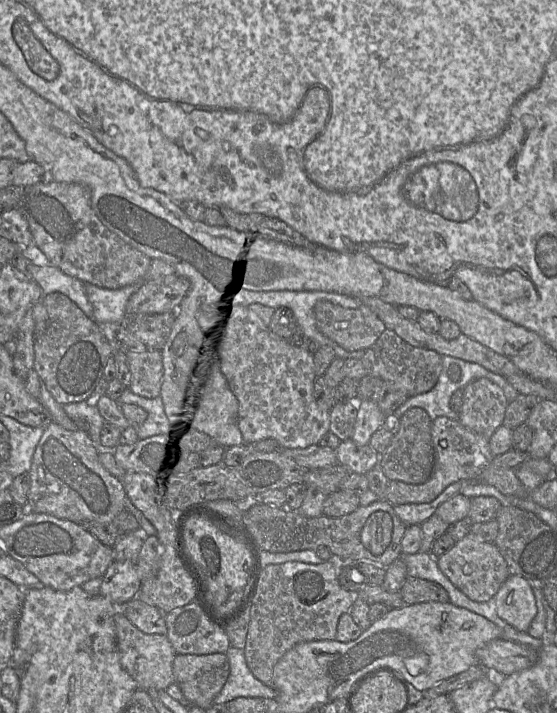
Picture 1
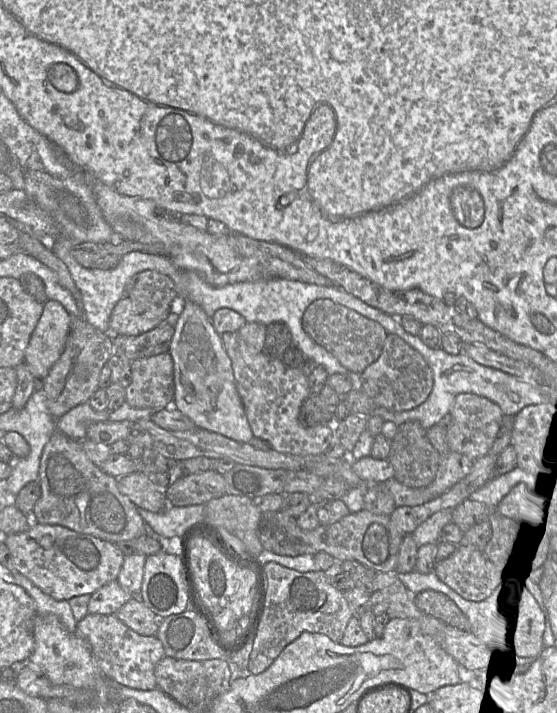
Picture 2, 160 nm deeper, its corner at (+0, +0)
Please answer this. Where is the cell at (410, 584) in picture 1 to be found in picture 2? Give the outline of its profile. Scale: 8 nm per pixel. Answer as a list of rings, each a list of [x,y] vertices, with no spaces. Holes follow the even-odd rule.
[[[423,590],[415,596],[414,601],[417,608],[424,614],[458,630],[470,631],[471,626],[467,617],[445,594],[434,590]]]

